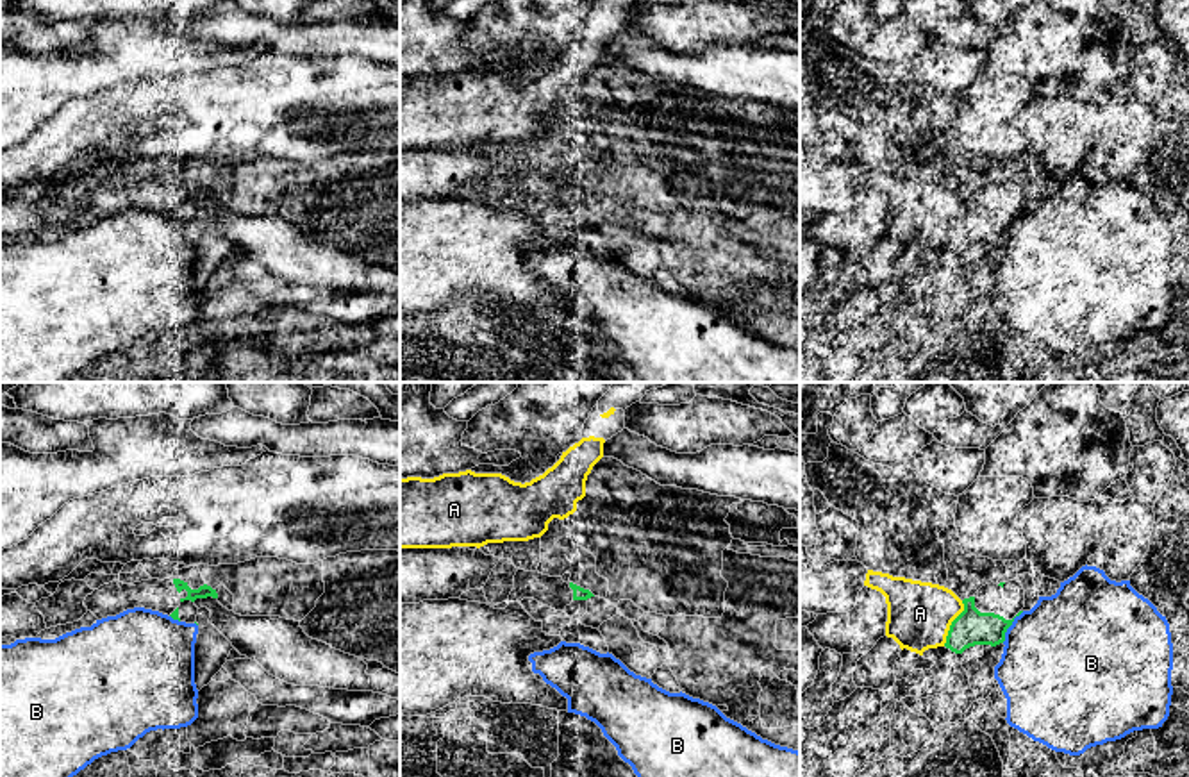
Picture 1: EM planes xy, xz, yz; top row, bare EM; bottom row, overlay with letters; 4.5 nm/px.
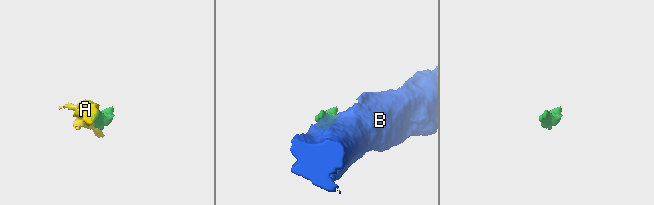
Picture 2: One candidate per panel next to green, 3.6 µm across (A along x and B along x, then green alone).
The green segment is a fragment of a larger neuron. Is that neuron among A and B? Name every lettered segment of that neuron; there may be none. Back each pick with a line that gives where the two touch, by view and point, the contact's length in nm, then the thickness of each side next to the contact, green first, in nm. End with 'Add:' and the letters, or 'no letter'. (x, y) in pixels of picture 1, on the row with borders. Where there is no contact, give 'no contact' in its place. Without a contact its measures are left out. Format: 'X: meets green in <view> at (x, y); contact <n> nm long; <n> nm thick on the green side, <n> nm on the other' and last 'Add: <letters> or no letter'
Add: no letter

